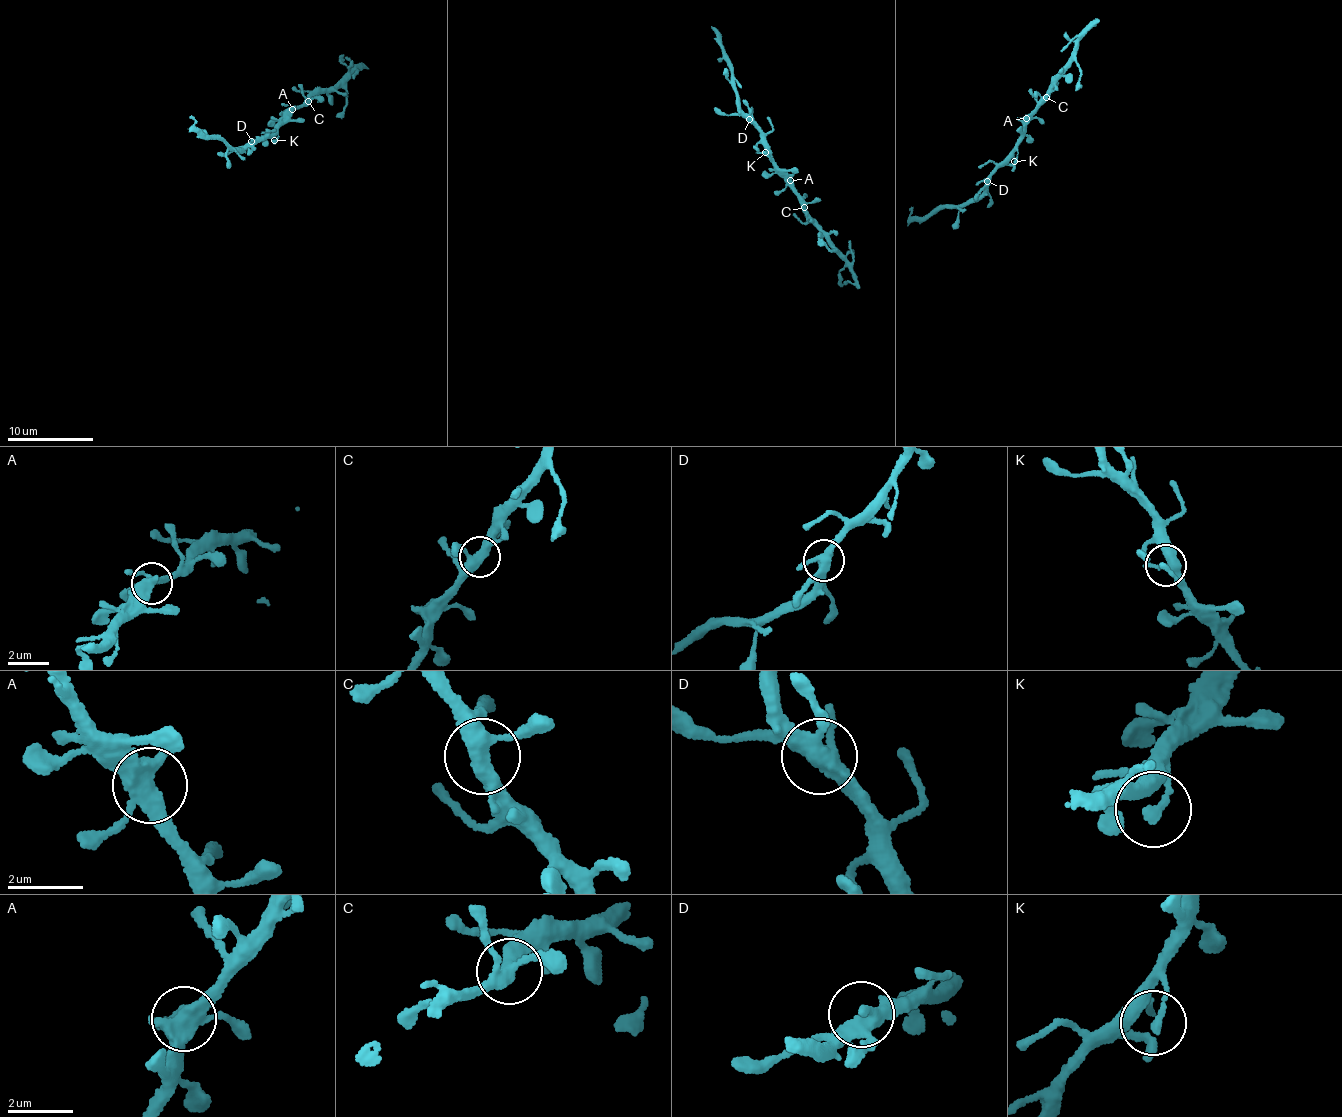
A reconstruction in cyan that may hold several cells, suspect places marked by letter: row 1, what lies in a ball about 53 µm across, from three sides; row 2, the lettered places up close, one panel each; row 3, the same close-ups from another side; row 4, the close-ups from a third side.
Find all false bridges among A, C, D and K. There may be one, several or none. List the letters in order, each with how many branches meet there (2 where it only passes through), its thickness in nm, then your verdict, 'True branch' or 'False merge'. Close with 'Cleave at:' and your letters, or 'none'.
A: Branches: 4. Thickness 440 nm. True branch
C: Branches: 4. Thickness 380 nm. True branch
D: Branches: 4. Thickness 380 nm. True branch
K: Branches: 1. Thickness 240 nm. True branch
Cleave at: none

